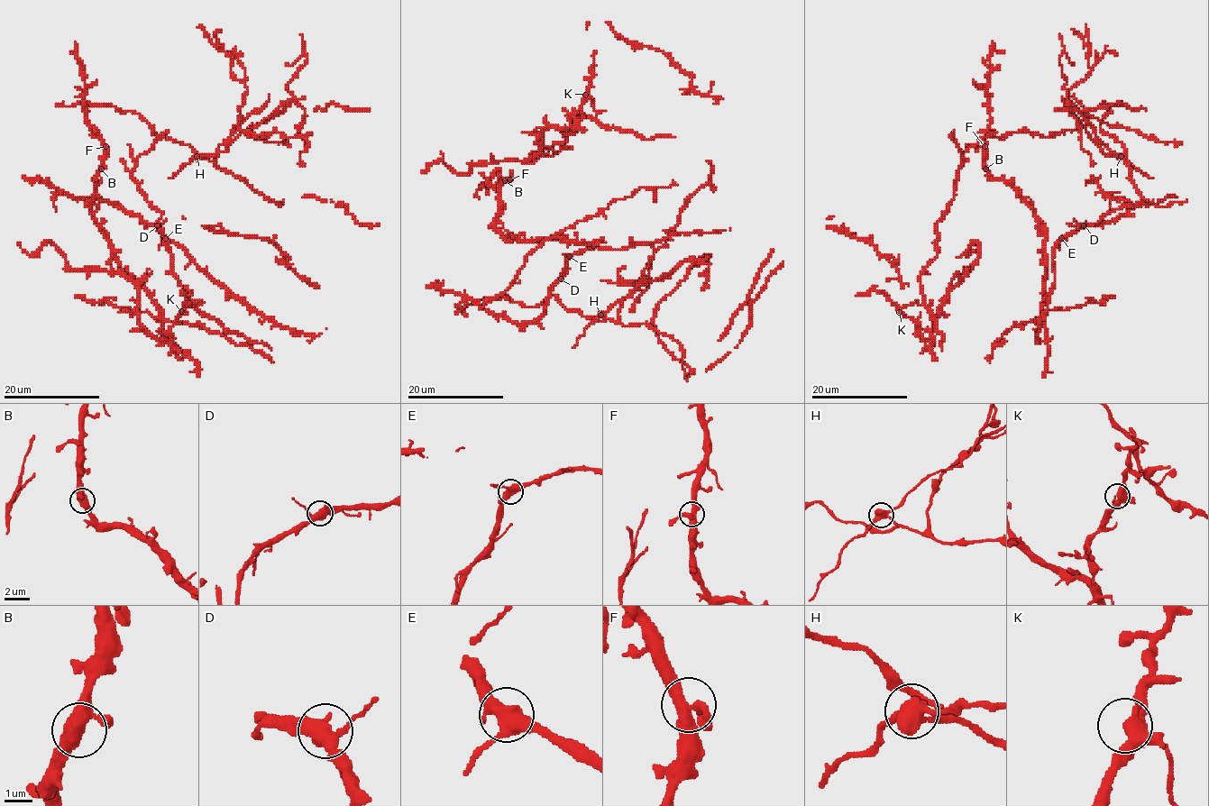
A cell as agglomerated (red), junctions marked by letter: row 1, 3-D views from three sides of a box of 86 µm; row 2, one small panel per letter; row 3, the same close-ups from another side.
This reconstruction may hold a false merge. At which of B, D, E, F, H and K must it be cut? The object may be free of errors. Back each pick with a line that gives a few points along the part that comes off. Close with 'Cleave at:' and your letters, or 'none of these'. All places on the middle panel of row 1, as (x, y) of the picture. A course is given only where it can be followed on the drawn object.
H: foreign part runs (600, 315), (641, 283), (691, 261), (686, 276), (659, 304), (653, 324), (663, 345), (695, 370)
Cleave at: H

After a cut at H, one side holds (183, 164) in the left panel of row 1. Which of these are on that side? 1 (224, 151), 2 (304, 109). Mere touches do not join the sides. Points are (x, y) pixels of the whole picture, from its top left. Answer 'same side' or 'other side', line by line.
1: same side
2: same side

